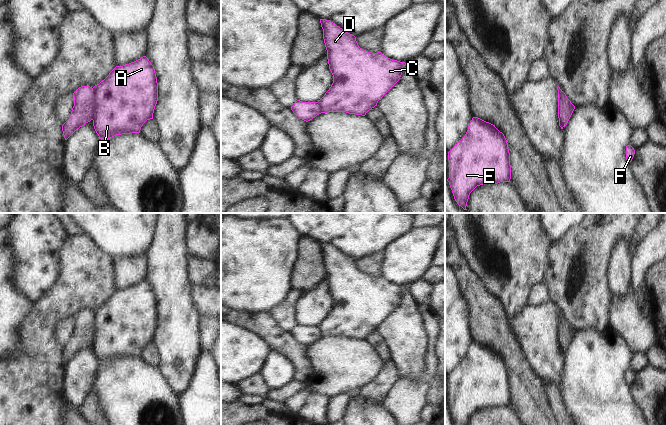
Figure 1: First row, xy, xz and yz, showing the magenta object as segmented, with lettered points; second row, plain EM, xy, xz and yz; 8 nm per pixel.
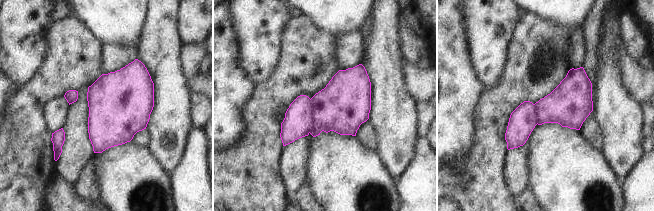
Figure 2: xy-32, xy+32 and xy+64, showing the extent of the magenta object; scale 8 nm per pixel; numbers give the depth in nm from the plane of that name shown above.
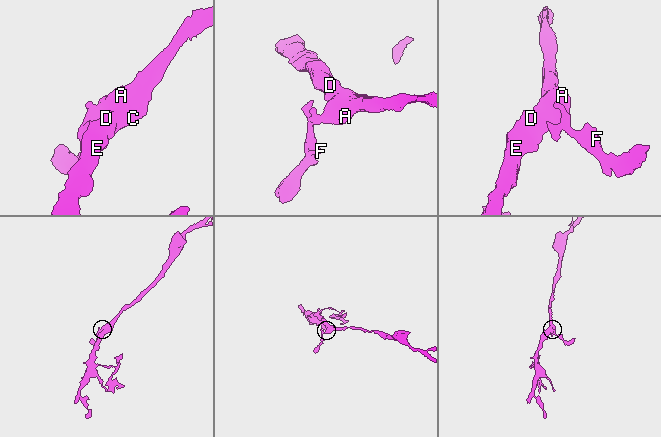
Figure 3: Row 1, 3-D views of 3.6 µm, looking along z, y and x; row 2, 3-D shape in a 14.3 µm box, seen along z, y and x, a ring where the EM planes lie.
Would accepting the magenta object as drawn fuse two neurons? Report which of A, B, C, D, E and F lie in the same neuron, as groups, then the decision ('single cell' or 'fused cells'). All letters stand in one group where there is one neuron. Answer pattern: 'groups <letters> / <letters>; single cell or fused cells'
groups A B C D E / F; fused cells

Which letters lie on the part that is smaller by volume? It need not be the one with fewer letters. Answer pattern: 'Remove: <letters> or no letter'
Remove: F.

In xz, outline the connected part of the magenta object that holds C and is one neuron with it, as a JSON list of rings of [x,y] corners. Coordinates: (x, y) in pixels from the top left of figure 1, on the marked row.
[[[320,19],[333,83],[317,102],[321,113],[346,112],[365,116],[379,100],[399,81],[405,62],[392,60],[381,52],[372,53],[359,47],[356,37],[330,20]]]

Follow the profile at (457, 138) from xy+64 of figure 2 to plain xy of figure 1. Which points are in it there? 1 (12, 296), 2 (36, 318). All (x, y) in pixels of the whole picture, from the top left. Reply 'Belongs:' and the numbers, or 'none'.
Belongs: 1

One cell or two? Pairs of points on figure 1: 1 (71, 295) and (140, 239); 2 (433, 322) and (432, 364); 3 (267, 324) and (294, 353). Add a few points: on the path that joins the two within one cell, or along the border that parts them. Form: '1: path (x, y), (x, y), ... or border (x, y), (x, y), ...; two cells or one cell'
1: border (96, 244), (114, 259); two cells
2: path (432, 332), (431, 354); one cell
3: path (270, 332), (286, 345); one cell

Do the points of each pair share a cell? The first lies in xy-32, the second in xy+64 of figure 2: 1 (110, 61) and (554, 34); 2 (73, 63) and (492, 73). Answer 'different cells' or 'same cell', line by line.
1: different cells
2: different cells

